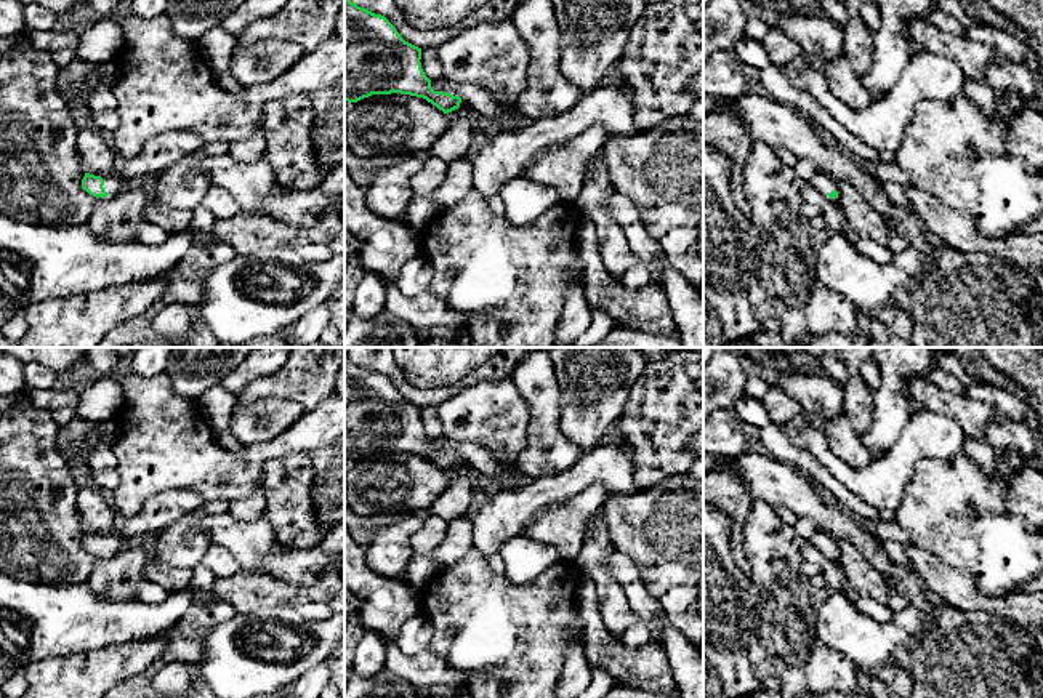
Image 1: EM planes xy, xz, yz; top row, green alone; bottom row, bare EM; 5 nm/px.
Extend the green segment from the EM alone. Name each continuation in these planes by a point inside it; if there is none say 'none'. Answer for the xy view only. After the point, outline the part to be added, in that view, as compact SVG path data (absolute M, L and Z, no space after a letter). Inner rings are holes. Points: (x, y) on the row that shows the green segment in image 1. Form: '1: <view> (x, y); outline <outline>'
1: xy (112, 183); outline M115 173L103 174L101 178L104 179L104 186L103 187L109 195L104 197L104 199L101 199L101 197L98 197L98 199L109 200L122 189L123 181Z

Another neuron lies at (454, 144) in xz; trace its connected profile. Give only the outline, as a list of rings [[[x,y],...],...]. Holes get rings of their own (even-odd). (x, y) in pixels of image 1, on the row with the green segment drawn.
[[[455,109],[447,114],[449,128],[428,150],[428,155],[444,160],[447,165],[468,158],[473,144],[474,126],[469,110]]]

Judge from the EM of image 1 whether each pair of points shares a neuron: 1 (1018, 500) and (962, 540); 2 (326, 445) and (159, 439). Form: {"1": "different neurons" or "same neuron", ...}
{"1": "different neurons", "2": "same neuron"}

